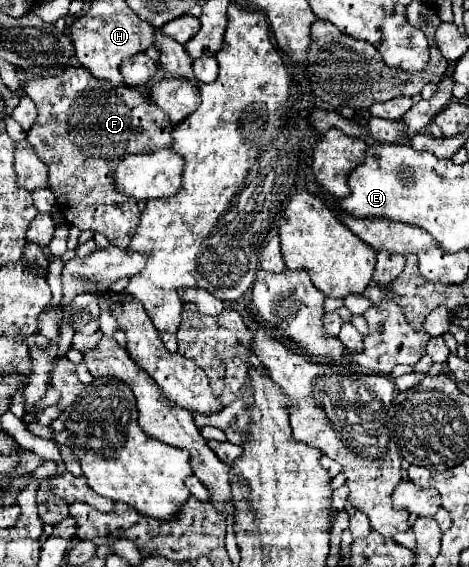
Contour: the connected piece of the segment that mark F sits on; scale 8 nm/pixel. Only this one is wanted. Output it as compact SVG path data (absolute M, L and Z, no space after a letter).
M68 67L60 77L52 79L32 79L24 85L24 93L38 107L38 119L26 139L48 165L48 189L56 195L56 205L64 219L82 231L90 229L106 235L112 245L128 247L140 223L140 209L136 199L128 199L112 189L112 173L116 171L116 165L130 153L150 153L172 145L172 123L168 115L158 109L156 103L142 97L138 89L128 85L114 87L108 81L92 77L84 67Z

